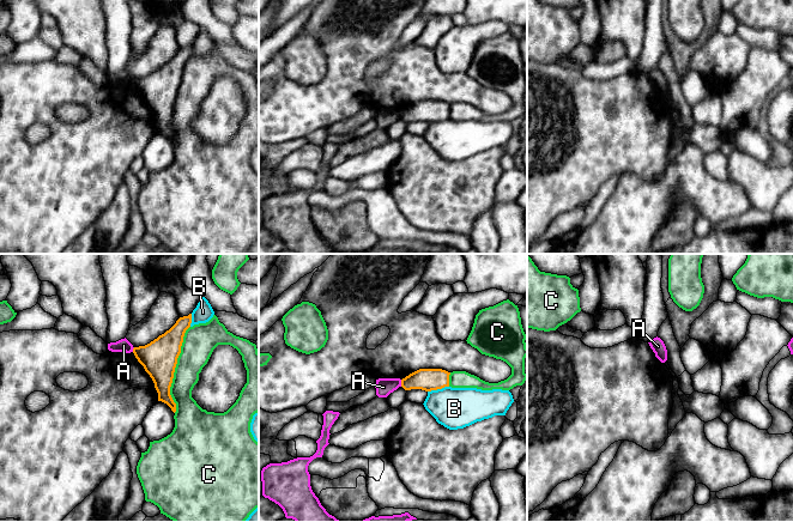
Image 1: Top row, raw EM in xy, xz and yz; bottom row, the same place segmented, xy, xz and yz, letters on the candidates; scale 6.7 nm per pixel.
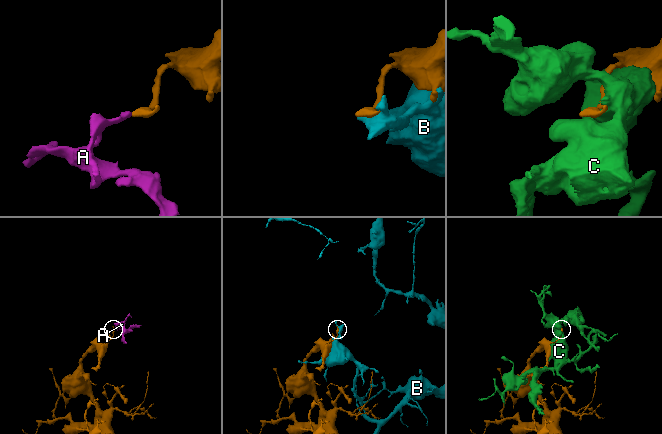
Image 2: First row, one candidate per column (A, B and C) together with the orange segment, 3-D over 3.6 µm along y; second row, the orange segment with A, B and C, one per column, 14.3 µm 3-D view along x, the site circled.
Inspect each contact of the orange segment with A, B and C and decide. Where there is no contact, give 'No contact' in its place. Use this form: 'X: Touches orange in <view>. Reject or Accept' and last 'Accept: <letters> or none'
A: Touches orange in xz. Reject
B: Touches orange in xz. Reject
C: Touches orange in xy. Reject
Accept: none

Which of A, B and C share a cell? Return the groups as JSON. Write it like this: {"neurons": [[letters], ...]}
{"neurons": [["A"], ["B"], ["C"]]}

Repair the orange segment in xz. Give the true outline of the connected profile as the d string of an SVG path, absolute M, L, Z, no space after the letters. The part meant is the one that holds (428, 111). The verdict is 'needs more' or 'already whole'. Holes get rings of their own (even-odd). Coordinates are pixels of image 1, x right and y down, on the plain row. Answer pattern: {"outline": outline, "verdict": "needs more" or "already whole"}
{"outline": "M419 101L401 111L405 122L422 121L425 123L449 119L450 104L442 101Z", "verdict": "already whole"}

